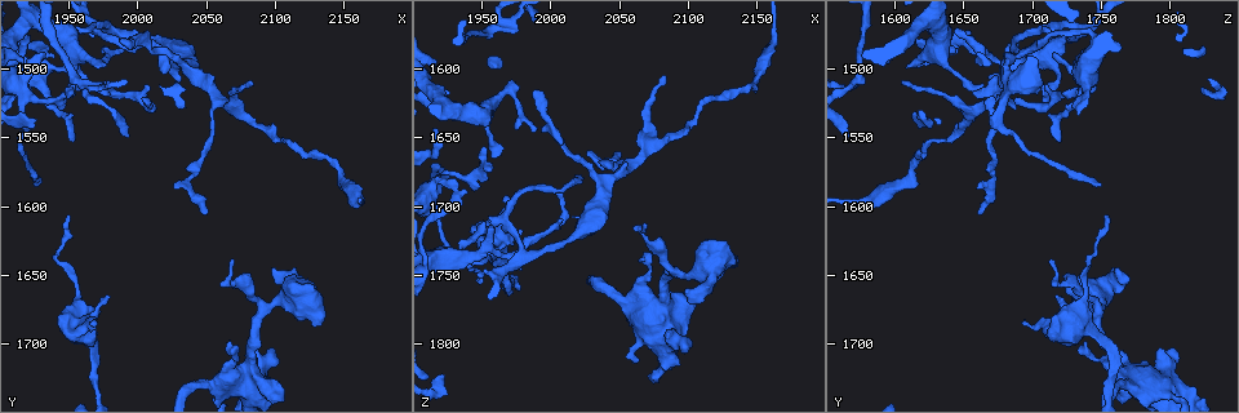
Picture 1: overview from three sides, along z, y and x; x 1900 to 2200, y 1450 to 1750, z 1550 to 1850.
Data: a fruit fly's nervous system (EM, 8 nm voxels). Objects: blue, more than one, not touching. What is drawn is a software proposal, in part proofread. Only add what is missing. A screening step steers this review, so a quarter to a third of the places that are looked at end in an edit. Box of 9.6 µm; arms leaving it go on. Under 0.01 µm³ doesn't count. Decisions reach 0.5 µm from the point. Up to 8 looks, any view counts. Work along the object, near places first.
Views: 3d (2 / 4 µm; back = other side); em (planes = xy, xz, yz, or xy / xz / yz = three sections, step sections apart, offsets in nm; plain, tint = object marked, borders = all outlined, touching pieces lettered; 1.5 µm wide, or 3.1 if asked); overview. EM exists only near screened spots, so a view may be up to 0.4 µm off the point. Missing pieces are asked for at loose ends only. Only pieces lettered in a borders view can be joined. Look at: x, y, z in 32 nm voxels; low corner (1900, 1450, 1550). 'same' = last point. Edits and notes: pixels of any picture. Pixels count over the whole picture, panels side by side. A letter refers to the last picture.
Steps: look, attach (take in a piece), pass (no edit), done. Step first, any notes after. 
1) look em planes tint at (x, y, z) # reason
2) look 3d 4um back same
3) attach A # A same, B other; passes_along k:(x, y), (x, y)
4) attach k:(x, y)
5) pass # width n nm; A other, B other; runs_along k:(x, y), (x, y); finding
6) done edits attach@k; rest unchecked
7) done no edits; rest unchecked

look em yz step 8 borders at (2086, 1702, 1792) # free end

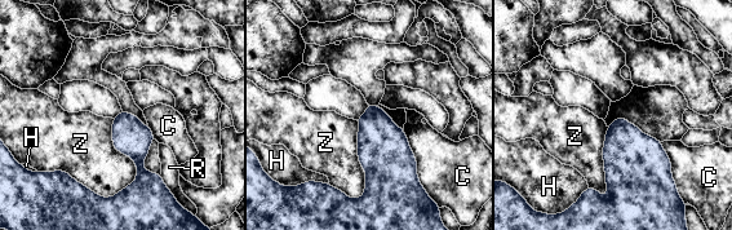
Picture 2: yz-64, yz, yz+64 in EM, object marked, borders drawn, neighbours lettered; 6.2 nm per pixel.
look em planes borders same

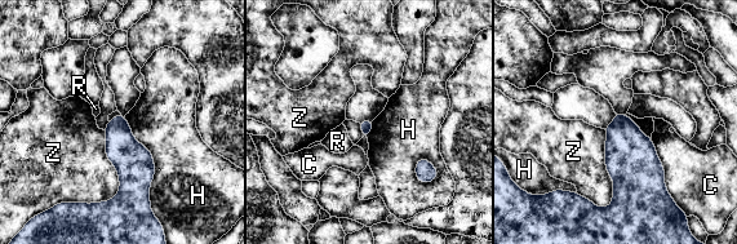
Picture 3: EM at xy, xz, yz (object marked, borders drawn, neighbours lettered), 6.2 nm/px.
pass # C other, H other, R other, Z other; no lettered piece goes on from it

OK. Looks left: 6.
look 3d 2um at (2050, 1604, 1658)

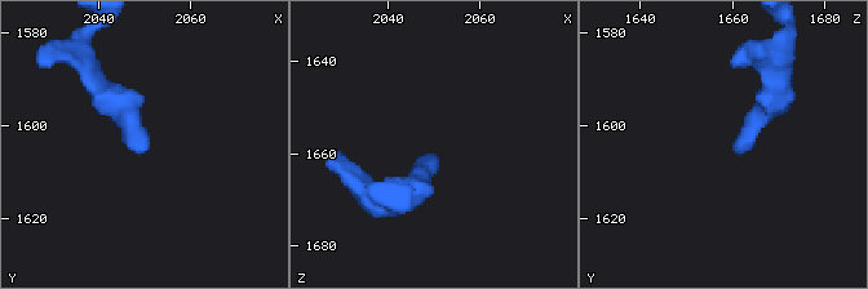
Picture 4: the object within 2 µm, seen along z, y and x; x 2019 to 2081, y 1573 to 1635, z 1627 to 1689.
look em xz step 4 tint at (2049, 1606, 1661) # now the EM

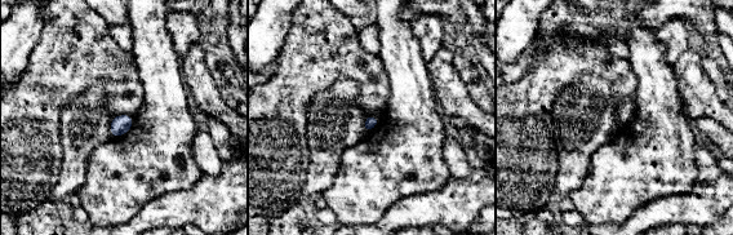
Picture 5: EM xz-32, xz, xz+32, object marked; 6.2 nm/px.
look em planes borders same # another direction

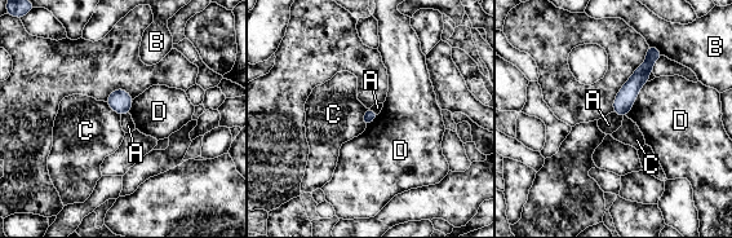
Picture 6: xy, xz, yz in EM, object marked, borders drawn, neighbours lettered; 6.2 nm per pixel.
pass # A other, B other, C other, D other; no lettered piece goes on from it

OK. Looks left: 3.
look 3d 2um at (1968, 1682, 1692) # branch stops here

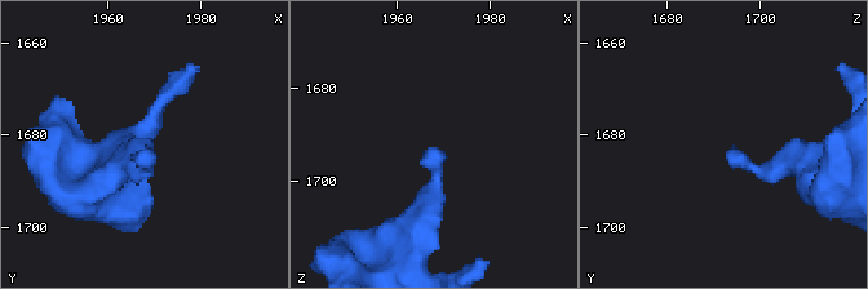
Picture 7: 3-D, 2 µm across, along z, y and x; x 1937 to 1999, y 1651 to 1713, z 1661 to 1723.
look em planes tint at (1966, 1683, 1694)

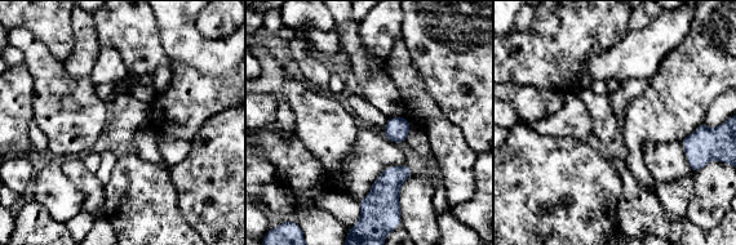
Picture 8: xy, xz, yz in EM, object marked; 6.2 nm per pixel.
look em planes borders same

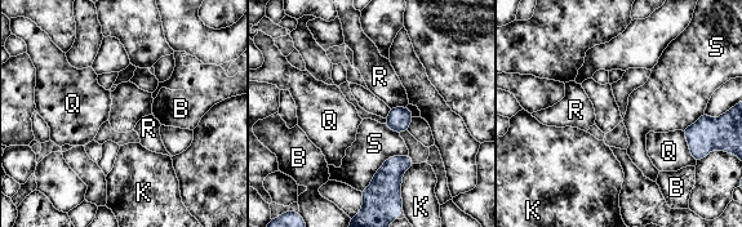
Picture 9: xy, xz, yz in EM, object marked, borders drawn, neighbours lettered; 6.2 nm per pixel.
pass # width 150 nm; B other, K other, Q other, R other, S other; none of them fits

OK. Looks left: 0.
done no edits; rest unchecked

